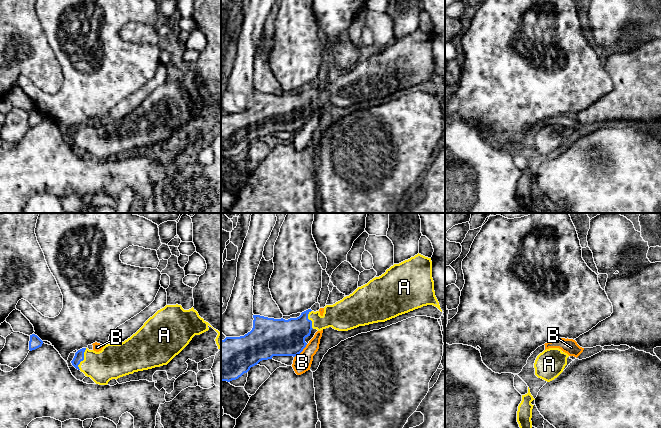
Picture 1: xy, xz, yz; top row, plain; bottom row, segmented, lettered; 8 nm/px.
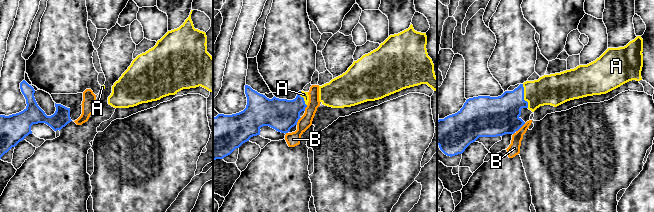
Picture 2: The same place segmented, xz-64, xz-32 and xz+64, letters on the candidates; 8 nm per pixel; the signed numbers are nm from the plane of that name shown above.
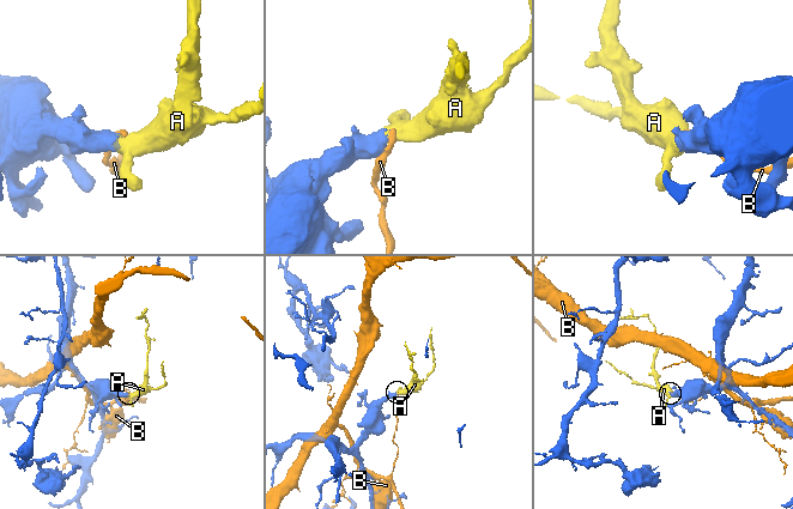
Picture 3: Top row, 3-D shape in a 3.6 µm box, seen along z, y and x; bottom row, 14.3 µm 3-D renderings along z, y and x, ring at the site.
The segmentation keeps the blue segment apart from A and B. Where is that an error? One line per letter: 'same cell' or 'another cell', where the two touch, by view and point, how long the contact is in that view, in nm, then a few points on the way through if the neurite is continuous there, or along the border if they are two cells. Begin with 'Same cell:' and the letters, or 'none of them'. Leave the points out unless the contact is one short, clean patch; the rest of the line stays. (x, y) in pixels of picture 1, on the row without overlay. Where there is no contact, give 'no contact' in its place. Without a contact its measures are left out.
Same cell: A
A: same cell | xy (83, 135) | 190 nm | across xy (79, 131), (83, 135), (114, 137)
B: another cell | xz (301, 127) | 160 nm

